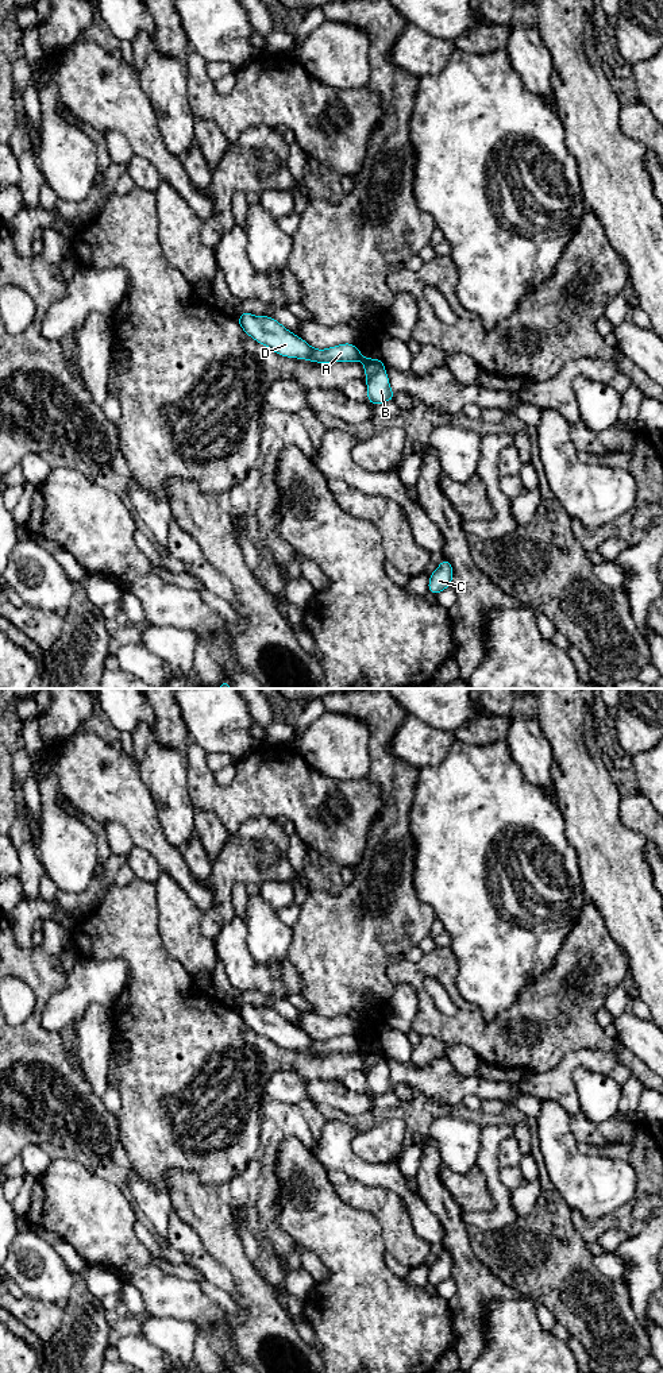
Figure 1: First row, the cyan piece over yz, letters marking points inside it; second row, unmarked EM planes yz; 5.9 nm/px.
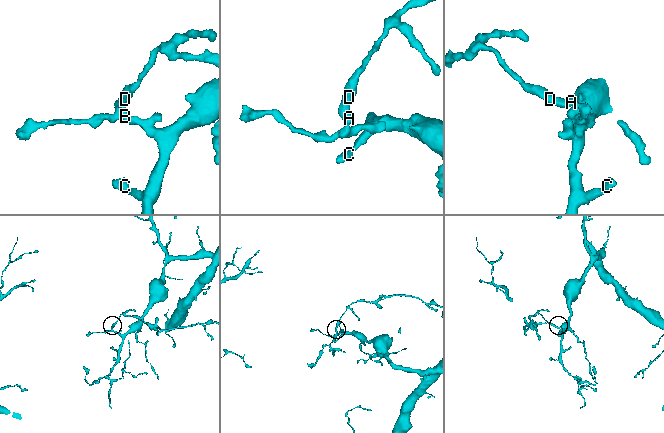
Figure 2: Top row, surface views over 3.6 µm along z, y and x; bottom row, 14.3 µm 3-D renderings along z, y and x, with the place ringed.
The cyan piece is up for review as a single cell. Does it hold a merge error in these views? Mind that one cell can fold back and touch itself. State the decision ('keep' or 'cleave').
cleave

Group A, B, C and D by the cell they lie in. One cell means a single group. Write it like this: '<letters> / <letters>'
A D / B C

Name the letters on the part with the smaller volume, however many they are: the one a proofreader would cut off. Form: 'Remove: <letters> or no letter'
Remove: A, D

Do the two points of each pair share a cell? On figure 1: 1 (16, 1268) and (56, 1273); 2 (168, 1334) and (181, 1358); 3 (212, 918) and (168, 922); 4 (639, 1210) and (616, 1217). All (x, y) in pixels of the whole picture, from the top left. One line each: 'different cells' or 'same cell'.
1: same cell
2: same cell
3: different cells
4: different cells

